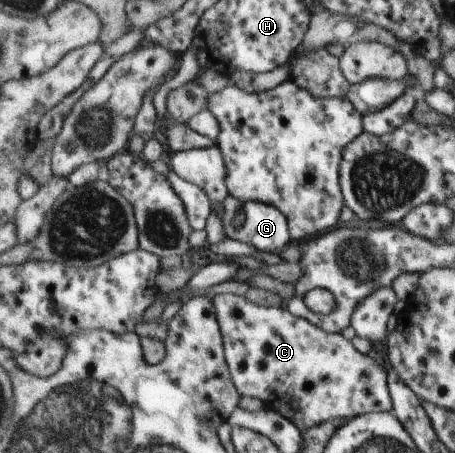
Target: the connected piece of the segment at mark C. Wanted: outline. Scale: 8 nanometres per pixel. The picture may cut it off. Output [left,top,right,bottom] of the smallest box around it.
[212,293,393,431]

